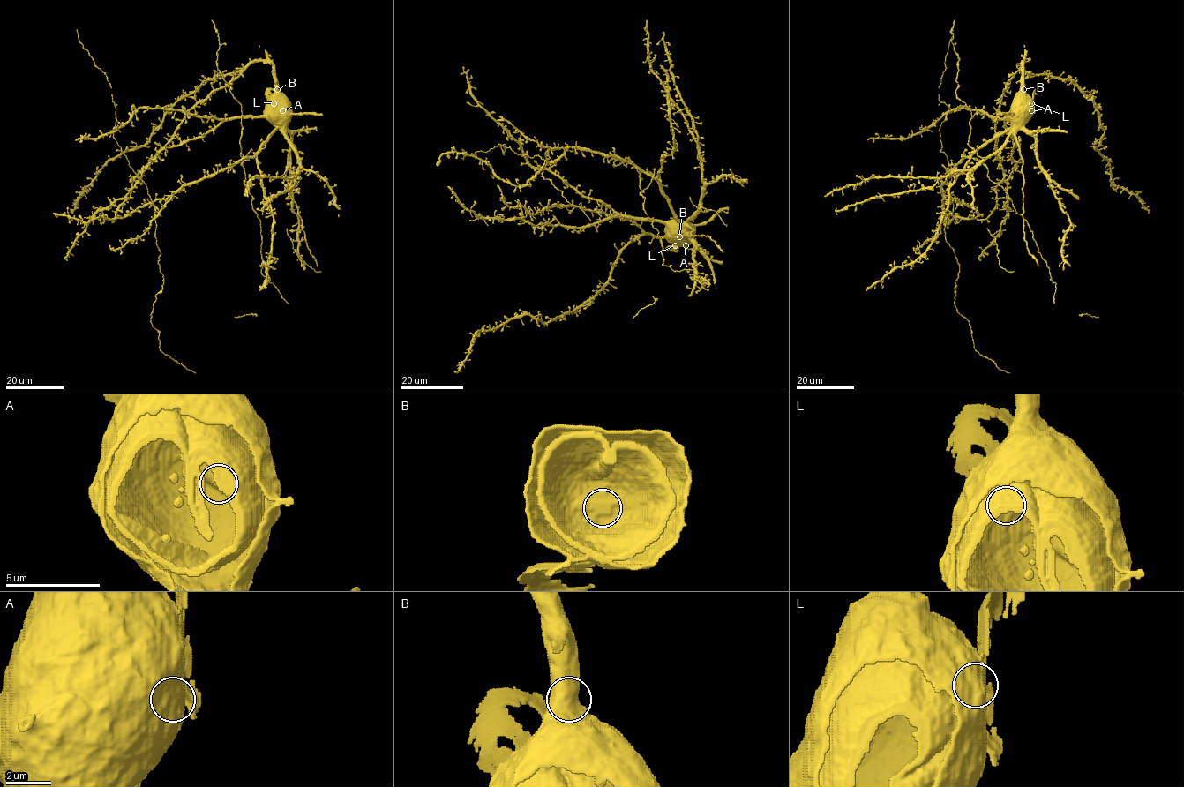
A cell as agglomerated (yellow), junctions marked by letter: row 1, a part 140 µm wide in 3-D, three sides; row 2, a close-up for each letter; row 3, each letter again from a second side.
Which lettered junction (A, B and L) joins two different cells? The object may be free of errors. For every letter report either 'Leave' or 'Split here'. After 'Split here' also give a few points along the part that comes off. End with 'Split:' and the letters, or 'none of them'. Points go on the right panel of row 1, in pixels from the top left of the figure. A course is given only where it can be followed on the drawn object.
A: Leave
B: Leave
L: Split here. Course of the part to remove: (1031, 102), (1036, 90), (1037, 94)
Split: L

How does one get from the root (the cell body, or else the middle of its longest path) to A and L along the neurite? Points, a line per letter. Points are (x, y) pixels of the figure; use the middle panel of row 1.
A: (679, 228), (682, 228), (687, 233), (685, 245)
L: (679, 228), (675, 245)

